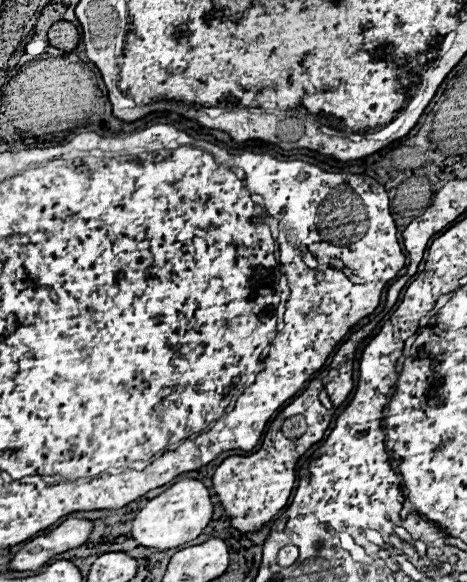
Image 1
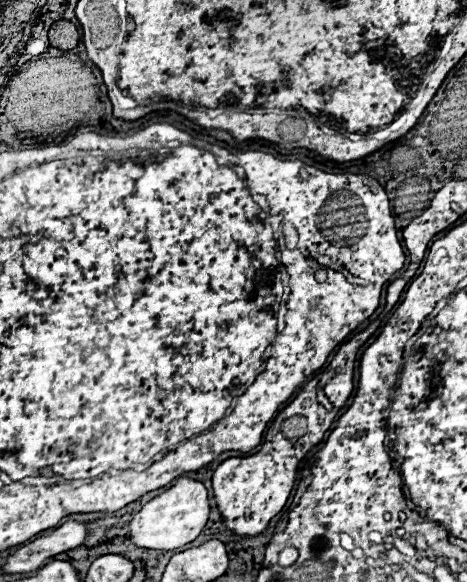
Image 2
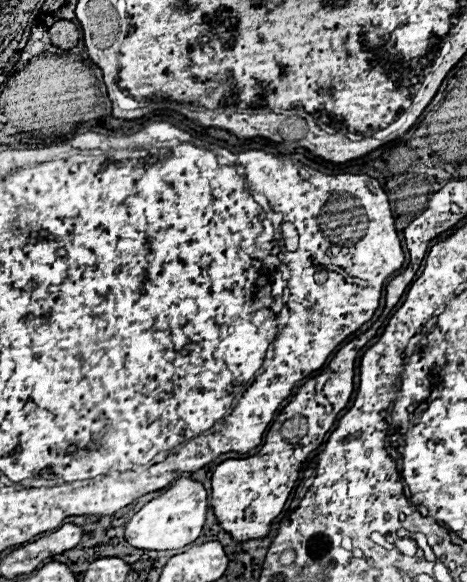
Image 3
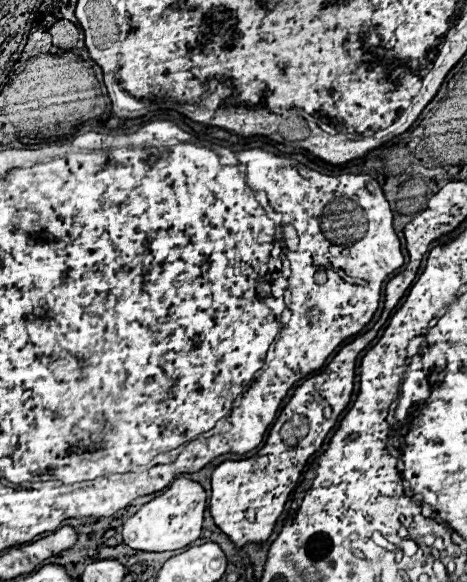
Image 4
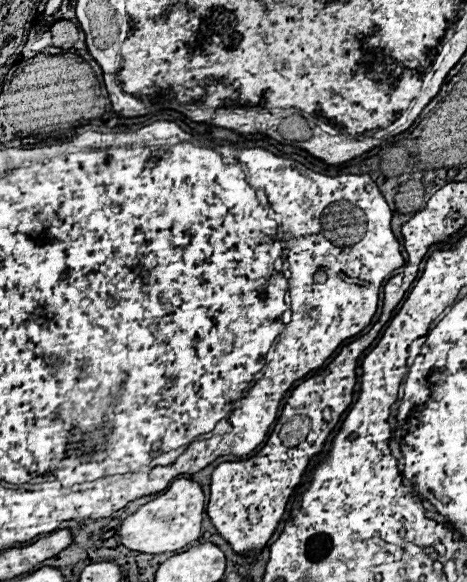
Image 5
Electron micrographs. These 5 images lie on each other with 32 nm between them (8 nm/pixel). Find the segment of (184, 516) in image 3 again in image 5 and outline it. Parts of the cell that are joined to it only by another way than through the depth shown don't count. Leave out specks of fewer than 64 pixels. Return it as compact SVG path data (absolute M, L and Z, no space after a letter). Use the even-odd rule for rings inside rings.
M186 478L174 480L166 494L160 498L140 506L134 514L122 520L118 528L120 544L128 550L142 552L142 554L164 554L174 552L178 548L184 548L186 544L194 542L200 536L200 524L202 524L202 512L204 512L204 492L196 482L190 482Z

